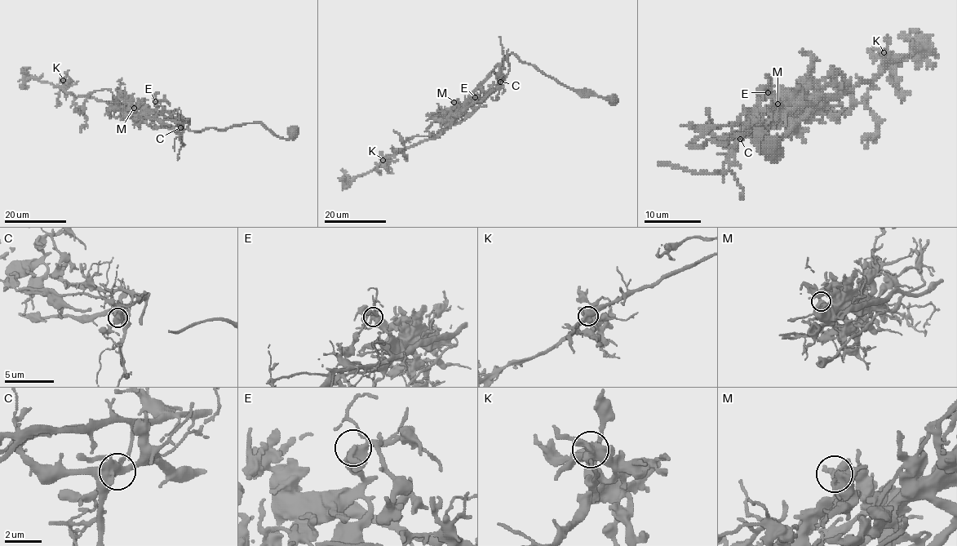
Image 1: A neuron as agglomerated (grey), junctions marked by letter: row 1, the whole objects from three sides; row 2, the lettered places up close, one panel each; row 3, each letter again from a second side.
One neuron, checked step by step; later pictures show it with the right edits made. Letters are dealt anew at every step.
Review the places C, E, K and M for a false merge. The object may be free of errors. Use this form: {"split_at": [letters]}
{"split_at": ["C"]}

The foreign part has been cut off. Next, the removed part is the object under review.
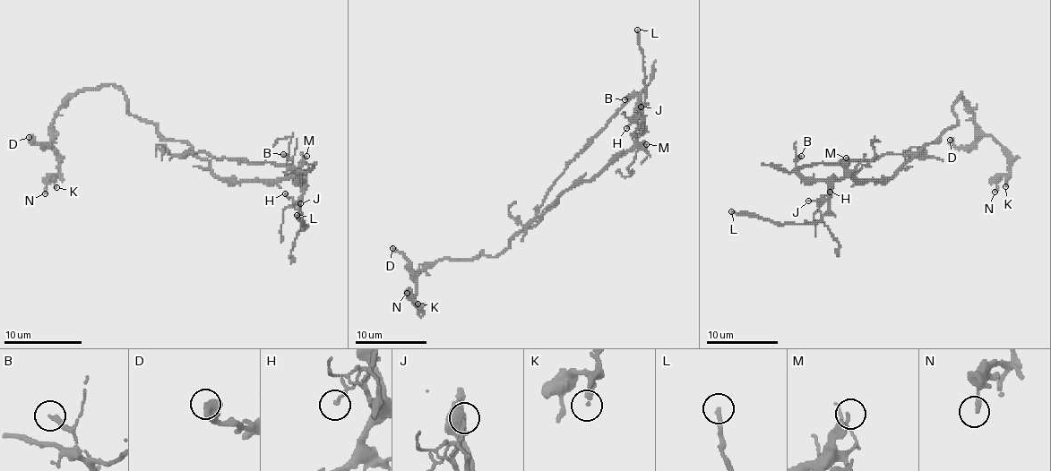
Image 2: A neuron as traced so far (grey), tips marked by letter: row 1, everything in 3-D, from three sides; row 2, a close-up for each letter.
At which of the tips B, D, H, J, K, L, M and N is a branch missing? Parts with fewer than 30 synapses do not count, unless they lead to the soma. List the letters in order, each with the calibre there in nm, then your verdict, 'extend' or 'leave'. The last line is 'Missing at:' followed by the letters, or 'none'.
B: 240 nm thick; leave
D: 500 nm thick; leave
H: 90 nm thick; leave
J: 190 nm thick; extend
K: 220 nm thick; leave
L: 190 nm thick; leave
M: 320 nm thick; leave
N: 190 nm thick; leave
Missing at: J

